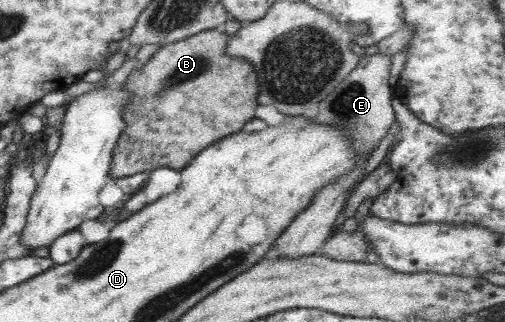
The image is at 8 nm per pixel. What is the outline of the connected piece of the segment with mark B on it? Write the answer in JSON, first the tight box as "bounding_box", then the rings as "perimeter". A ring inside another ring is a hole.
{"bounding_box":[109,29,258,179],"perimeter":[[[210,29],[159,47],[141,66],[138,78],[121,85],[128,93],[121,109],[125,126],[117,147],[112,151],[109,179],[155,168],[180,171],[194,154],[218,138],[238,132],[240,126],[252,118],[258,92],[255,72],[248,61],[225,54],[227,39],[224,32]],[[204,120],[210,120],[214,128],[204,128]]]}

